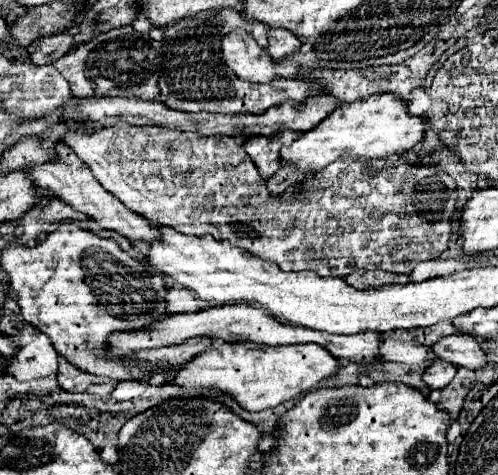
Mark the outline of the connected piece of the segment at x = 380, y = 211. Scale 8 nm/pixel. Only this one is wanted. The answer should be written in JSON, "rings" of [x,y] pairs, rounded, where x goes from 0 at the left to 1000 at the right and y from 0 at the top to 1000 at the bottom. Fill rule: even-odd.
{"rings":[[[129,253],[129,261],[141,269],[129,282],[129,299],[149,316],[149,324],[185,358],[189,375],[201,379],[201,387],[221,400],[221,408],[229,408],[253,438],[269,442],[273,451],[297,459],[309,476],[341,476],[365,493],[390,493],[390,497],[406,497],[406,493],[426,493],[434,505],[458,505],[466,518],[490,522],[494,531],[526,543],[526,547],[542,547],[554,552],[566,568],[586,568],[586,573],[606,573],[606,568],[627,568],[643,581],[699,581],[703,573],[715,568],[755,568],[767,564],[775,573],[799,573],[799,577],[823,577],[831,568],[831,560],[839,552],[851,547],[867,547],[880,543],[900,518],[900,501],[908,493],[908,472],[920,463],[932,425],[944,417],[944,404],[964,396],[968,387],[960,383],[960,375],[944,371],[936,358],[908,371],[896,366],[888,358],[851,349],[851,345],[827,345],[827,341],[799,341],[799,333],[791,328],[775,328],[763,337],[675,337],[671,345],[659,345],[655,354],[639,358],[635,366],[618,371],[606,379],[606,387],[582,392],[566,417],[546,417],[534,400],[534,379],[518,366],[510,341],[502,337],[502,328],[486,316],[486,303],[470,291],[470,286],[398,286],[398,282],[382,282],[382,278],[357,278],[357,274],[341,274],[341,269],[325,269],[325,265],[201,265],[201,261],[181,261],[181,253],[173,257],[157,257],[157,253]],[[558,425],[570,425],[570,438],[546,438]]]}

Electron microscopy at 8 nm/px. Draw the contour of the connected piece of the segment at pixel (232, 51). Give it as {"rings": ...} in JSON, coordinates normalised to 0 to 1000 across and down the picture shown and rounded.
{"rings":[[[486,59],[446,80],[446,122],[454,139],[486,168],[538,173],[550,168],[550,131],[538,109],[514,93],[514,84]]]}

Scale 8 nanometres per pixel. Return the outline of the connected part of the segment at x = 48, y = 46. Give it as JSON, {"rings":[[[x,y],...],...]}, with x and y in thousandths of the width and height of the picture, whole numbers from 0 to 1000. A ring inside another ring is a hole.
{"rings":[[[120,67],[116,76],[92,76],[92,84],[80,84],[72,105],[60,114],[68,135],[88,135],[88,122],[112,126],[124,114],[133,114],[141,101],[149,101],[149,76],[137,67]]]}

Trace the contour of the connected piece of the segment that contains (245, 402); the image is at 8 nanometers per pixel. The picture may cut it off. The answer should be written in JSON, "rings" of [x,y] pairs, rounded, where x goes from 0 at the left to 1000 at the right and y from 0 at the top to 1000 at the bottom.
{"rings":[[[450,720],[446,733],[414,737],[382,758],[353,783],[349,804],[378,817],[438,817],[470,834],[486,859],[522,867],[635,817],[647,800],[671,792],[683,771],[683,758],[639,724],[534,728],[510,720]]]}

